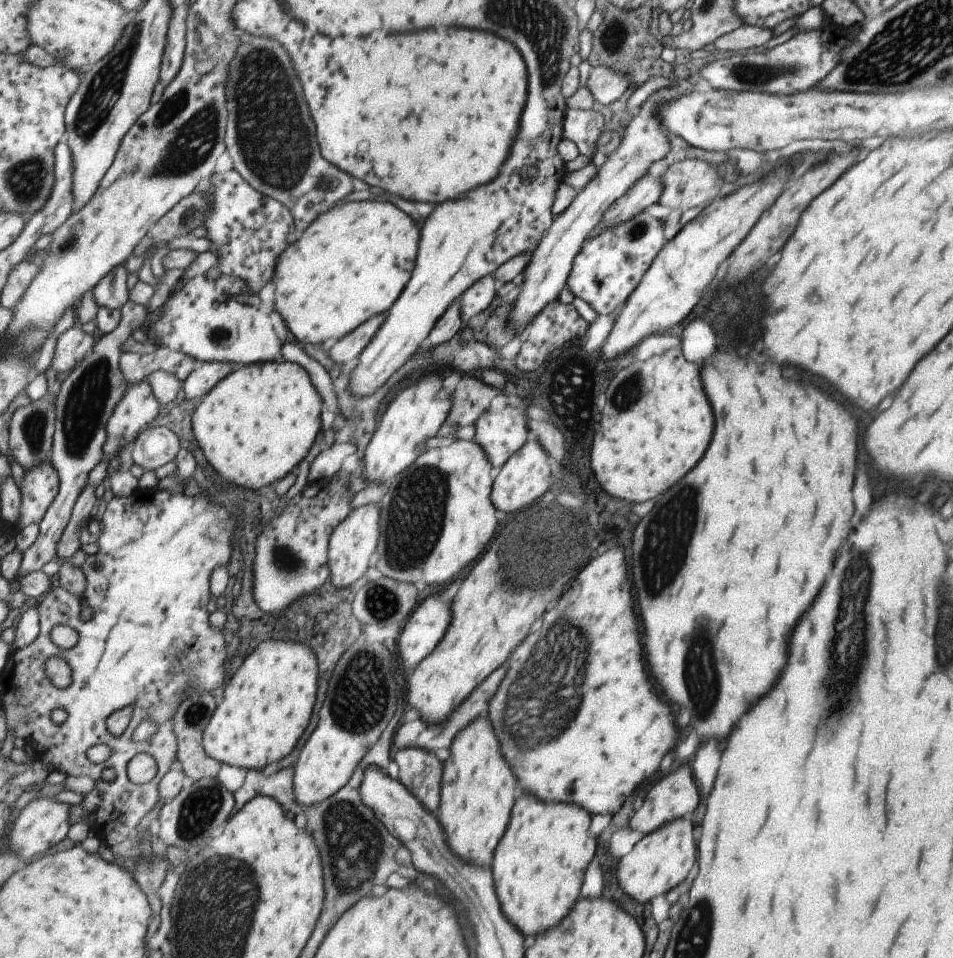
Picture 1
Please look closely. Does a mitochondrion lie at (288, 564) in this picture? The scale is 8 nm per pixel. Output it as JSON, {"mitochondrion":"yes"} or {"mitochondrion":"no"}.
{"mitochondrion":"yes"}

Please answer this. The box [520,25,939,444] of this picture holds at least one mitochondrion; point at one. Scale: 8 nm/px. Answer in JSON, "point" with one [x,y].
{"point":[764,75]}

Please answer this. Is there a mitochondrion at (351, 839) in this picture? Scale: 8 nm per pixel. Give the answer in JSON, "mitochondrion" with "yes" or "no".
{"mitochondrion":"yes"}

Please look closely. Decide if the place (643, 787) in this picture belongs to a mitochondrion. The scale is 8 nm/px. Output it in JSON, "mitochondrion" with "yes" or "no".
{"mitochondrion":"no"}

